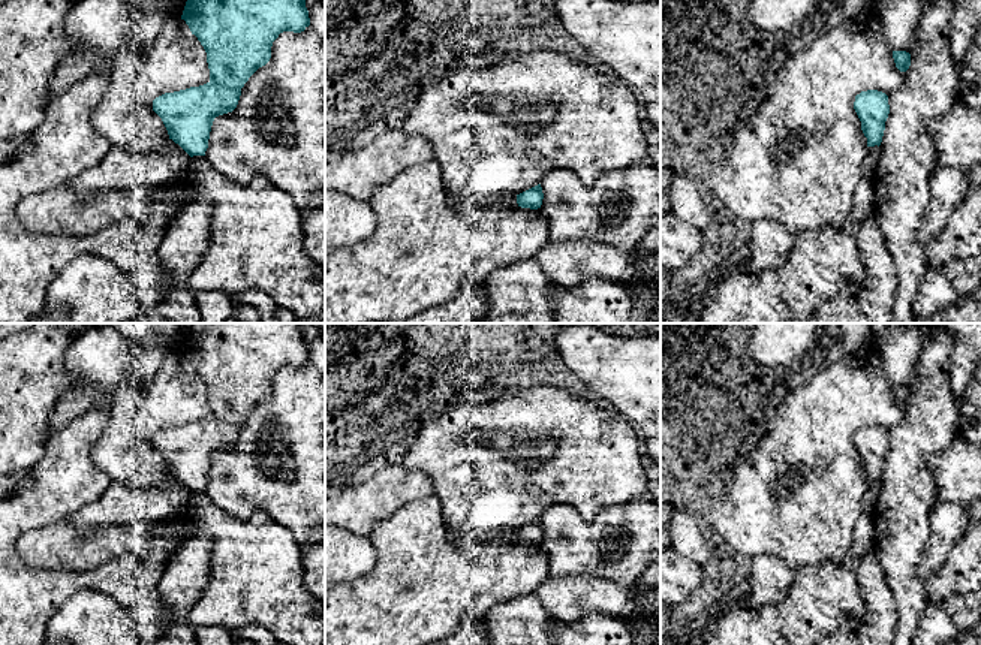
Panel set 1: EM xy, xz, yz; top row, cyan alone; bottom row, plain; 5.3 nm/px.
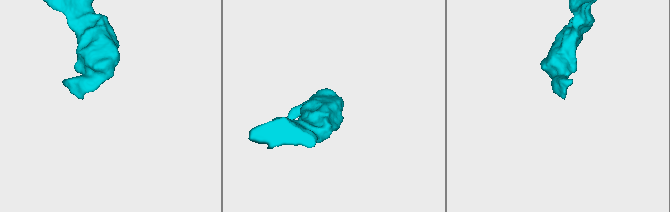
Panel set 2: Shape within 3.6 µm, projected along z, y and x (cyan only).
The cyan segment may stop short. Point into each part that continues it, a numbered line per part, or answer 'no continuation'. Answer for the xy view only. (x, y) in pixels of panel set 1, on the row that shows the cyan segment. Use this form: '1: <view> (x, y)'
no continuation

